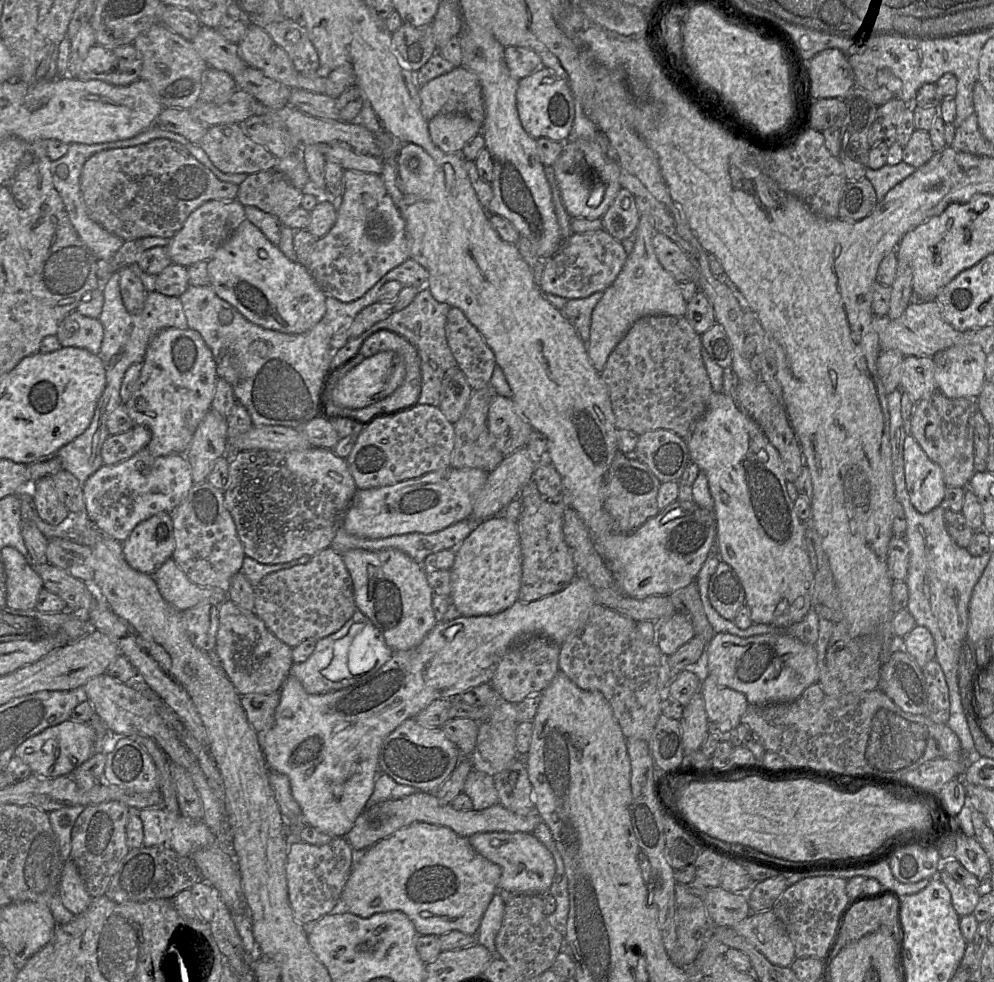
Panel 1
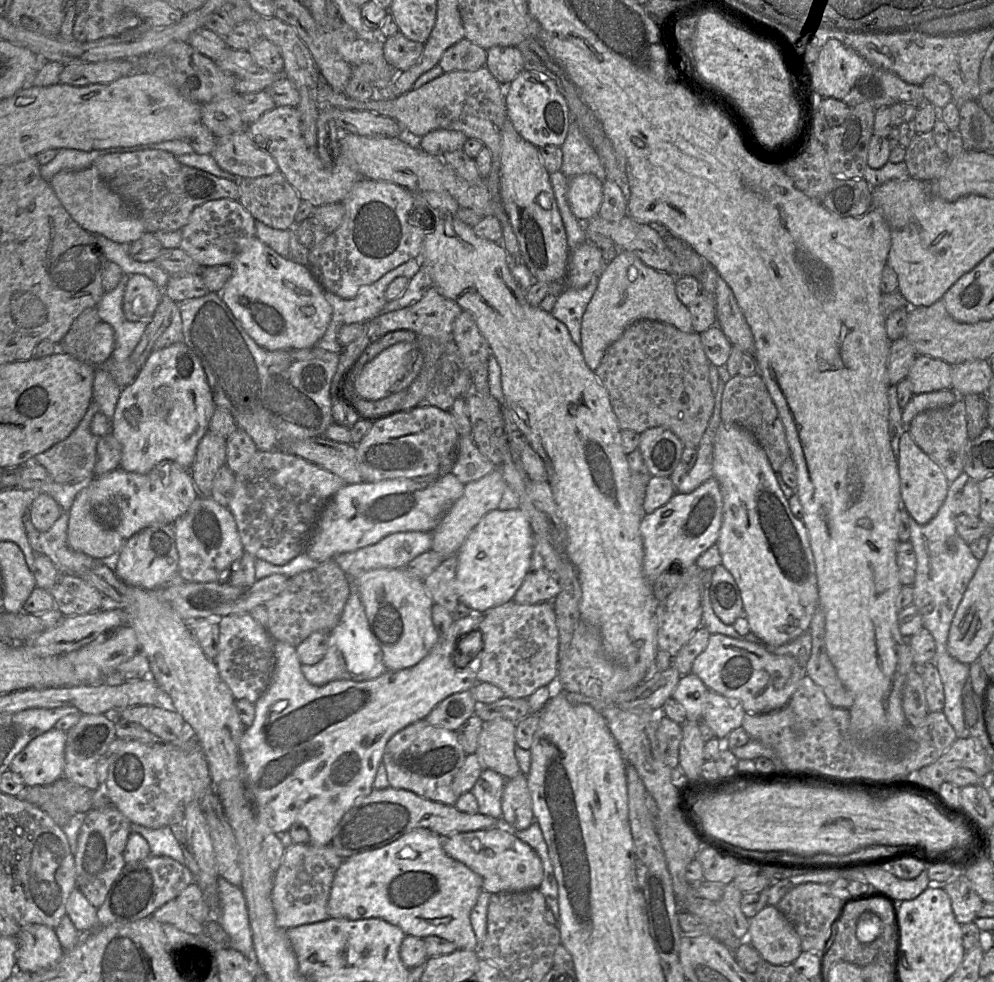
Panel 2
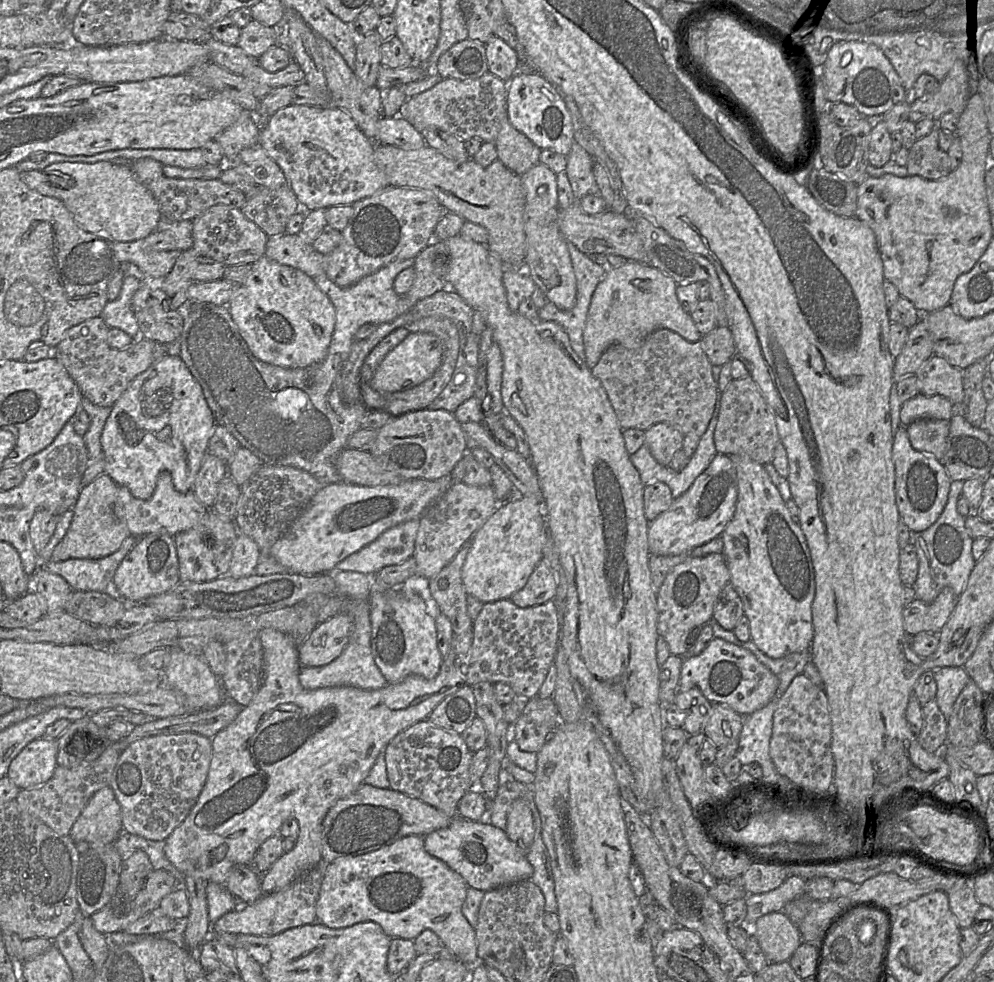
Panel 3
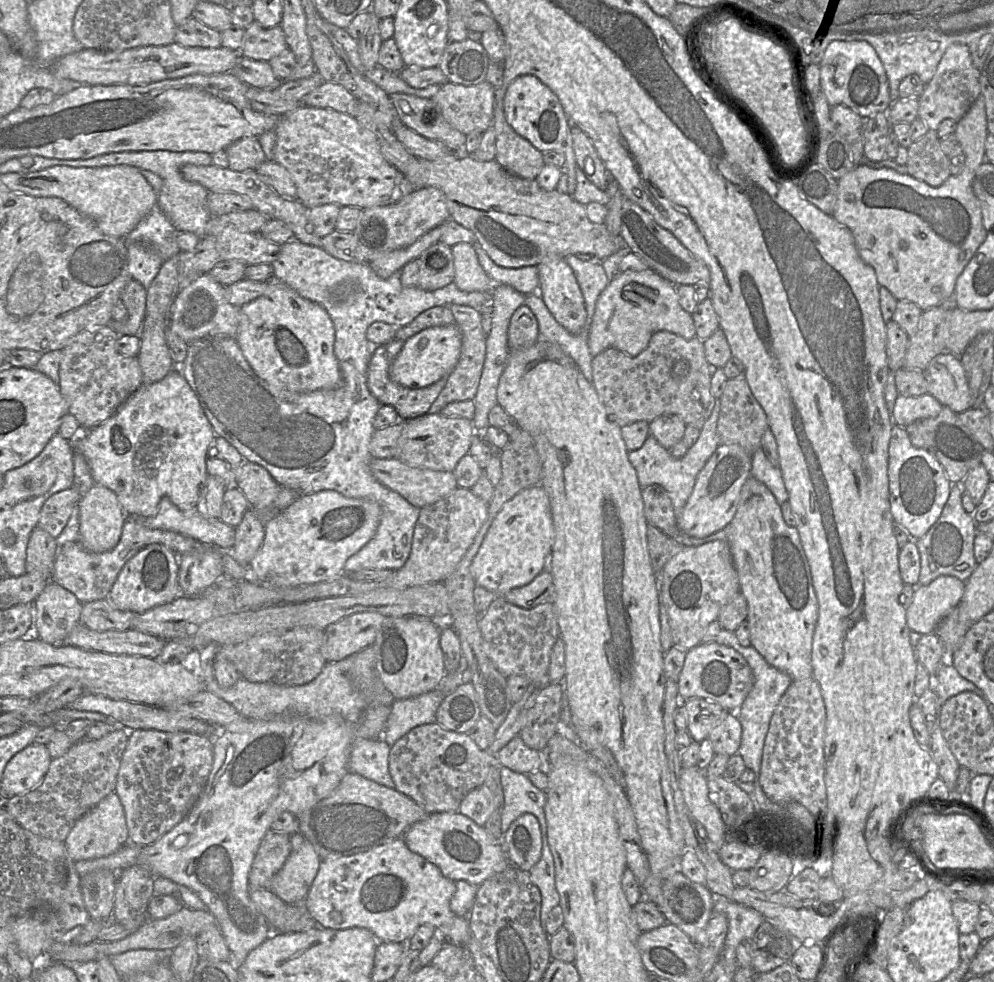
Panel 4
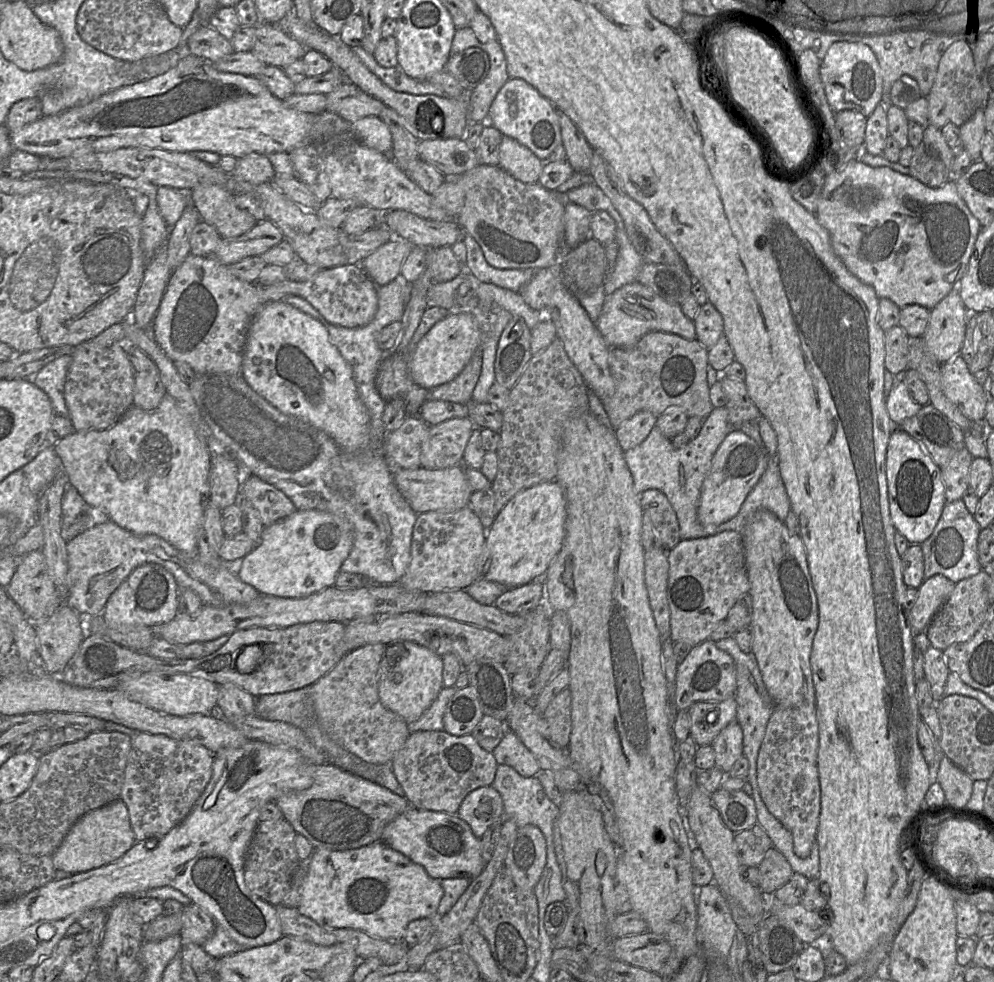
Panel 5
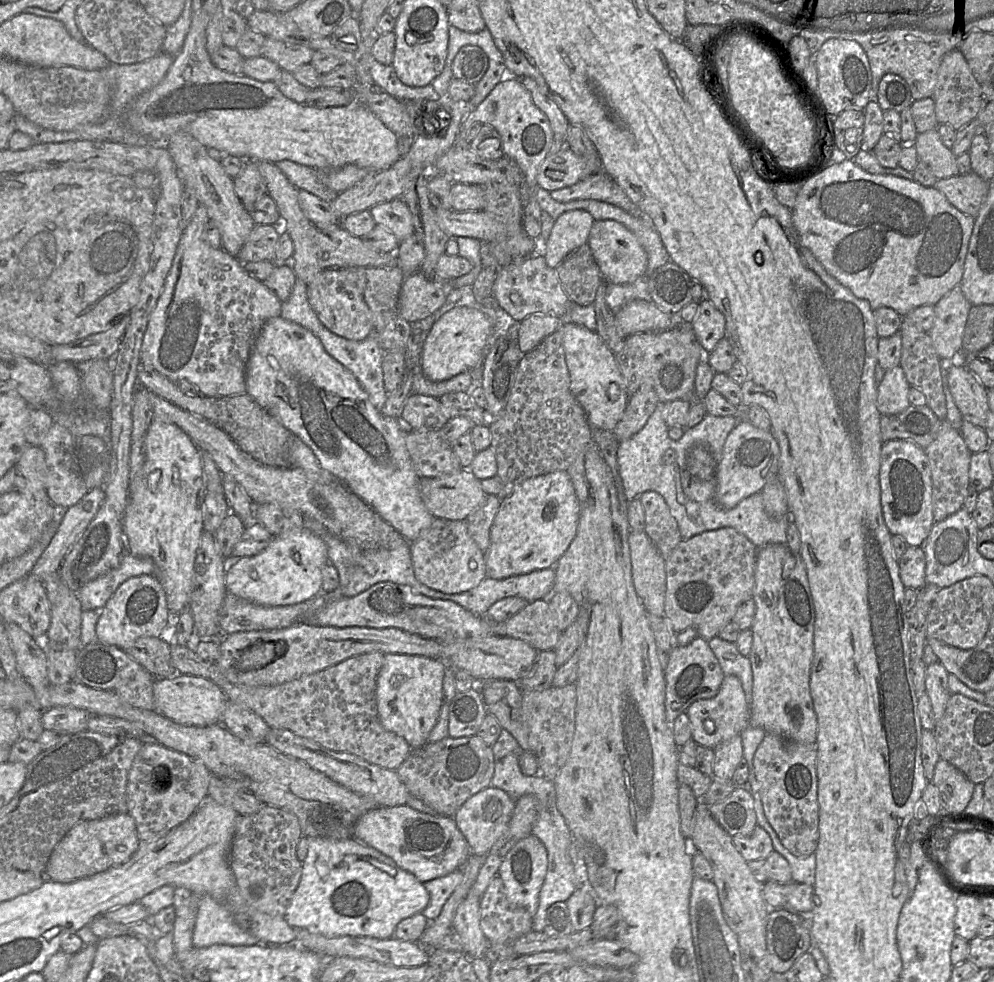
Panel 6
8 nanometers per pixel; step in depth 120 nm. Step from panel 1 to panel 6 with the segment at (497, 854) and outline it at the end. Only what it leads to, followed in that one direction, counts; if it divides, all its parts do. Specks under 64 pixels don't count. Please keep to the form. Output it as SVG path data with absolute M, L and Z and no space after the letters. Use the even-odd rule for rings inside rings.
M408 805L378 807L363 814L355 823L352 837L382 854L425 883L463 867L471 849L453 817L430 815Z

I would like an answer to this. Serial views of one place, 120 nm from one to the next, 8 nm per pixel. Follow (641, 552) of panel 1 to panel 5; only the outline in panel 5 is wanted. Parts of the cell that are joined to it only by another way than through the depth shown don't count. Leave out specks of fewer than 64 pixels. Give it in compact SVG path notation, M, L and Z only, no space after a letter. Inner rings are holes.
M731 430L712 459L700 493L697 517L702 525L719 525L733 518L757 484L768 464L769 454L741 430Z

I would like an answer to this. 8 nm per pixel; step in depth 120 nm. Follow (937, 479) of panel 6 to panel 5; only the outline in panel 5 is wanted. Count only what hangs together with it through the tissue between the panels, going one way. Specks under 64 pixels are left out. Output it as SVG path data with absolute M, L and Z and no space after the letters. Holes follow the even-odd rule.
M964 447L957 451L946 465L940 467L946 503L962 499L968 489L973 458L969 450Z

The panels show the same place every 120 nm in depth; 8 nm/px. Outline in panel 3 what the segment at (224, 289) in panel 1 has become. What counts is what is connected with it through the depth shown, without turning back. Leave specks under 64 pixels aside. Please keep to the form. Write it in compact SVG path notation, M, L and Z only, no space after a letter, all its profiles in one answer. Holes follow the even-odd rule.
M266 255L253 262L251 266L248 277L241 284L240 289L228 304L230 315L251 353L263 362L287 368L307 367L322 361L328 353L336 323L336 310L329 297L320 290L313 279L307 274L290 266L279 264L276 261L269 259Z

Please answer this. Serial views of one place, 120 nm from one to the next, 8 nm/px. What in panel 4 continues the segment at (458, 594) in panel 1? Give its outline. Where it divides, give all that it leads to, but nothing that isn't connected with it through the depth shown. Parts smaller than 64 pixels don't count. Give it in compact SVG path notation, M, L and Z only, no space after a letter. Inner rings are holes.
M536 485L521 491L515 497L513 497L511 500L507 501L503 505L497 516L493 520L488 532L486 533L477 554L473 558L470 570L472 577L476 583L476 586L484 587L487 590L495 593L497 596L503 596L505 593L507 593L512 589L519 588L529 584L543 570L550 571L550 561L548 560L548 557L550 557L551 555L554 540L555 540L555 529L551 512L550 500L544 488L541 485Z

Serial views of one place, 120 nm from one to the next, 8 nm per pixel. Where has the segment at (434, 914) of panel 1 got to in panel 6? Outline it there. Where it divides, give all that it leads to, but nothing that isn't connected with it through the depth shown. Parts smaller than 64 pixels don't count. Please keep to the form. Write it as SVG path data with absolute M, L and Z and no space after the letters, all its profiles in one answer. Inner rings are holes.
M306 837L308 852L302 862L299 884L285 912L288 924L296 929L326 937L368 936L387 939L394 936L400 921L423 912L430 901L424 884L413 874L400 868L395 861L354 838L328 839Z

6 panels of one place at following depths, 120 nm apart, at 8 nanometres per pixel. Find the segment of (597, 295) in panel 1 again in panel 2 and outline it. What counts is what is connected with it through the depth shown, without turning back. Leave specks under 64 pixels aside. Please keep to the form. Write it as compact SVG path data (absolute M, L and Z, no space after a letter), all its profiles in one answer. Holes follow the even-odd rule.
M593 277L581 289L565 289L557 297L556 303L550 312L553 317L565 324L572 340L578 346L581 345L582 317L597 289L599 279L600 277Z

